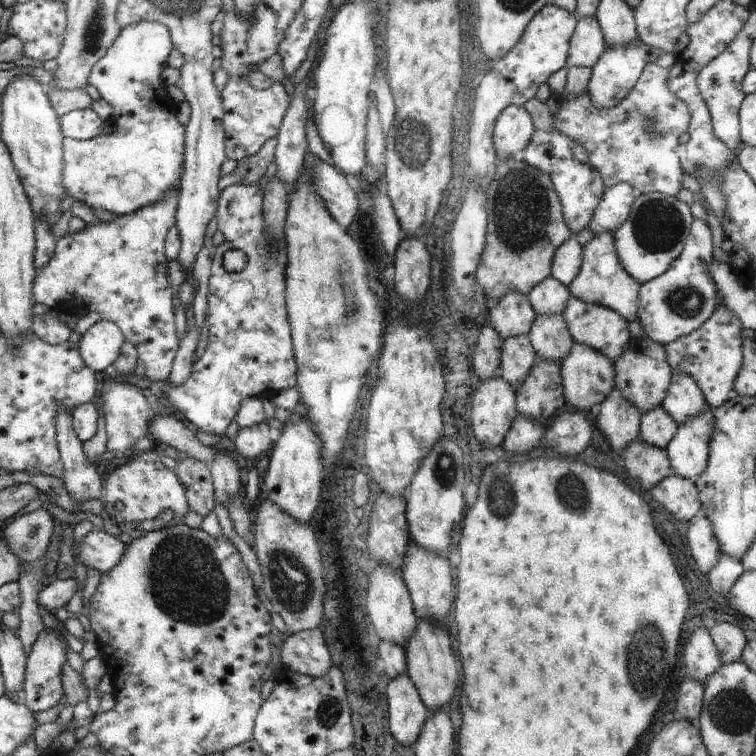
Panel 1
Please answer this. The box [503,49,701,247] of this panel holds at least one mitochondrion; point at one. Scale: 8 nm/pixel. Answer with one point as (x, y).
(652, 130)

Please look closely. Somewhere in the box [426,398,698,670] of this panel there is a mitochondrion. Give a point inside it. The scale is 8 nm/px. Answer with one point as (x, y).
(572, 493)

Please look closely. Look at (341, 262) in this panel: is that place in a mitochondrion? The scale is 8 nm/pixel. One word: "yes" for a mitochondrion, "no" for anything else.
yes

